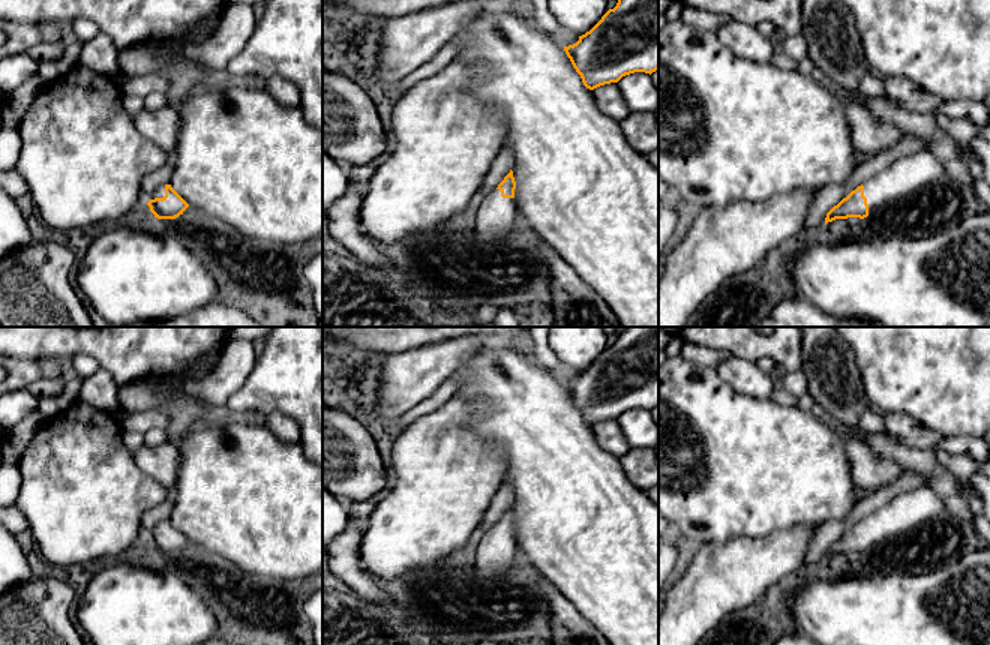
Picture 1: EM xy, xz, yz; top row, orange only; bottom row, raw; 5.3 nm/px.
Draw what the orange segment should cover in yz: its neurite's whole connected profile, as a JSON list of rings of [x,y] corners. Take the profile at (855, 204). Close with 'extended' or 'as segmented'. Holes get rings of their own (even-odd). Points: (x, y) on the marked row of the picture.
[[[927,148],[898,159],[890,168],[868,178],[852,190],[825,218],[825,225],[836,219],[867,218],[884,204],[936,182],[945,174],[944,164]]]; extended

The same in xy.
[[[171,184],[159,186],[147,200],[147,206],[158,219],[176,219],[189,207]]]; extended

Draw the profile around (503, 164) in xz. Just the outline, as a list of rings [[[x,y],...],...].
[[[504,144],[501,152],[495,158],[489,172],[486,174],[478,198],[488,196],[494,189],[496,189],[498,184],[513,168],[513,164],[514,164],[513,152],[508,144]]]

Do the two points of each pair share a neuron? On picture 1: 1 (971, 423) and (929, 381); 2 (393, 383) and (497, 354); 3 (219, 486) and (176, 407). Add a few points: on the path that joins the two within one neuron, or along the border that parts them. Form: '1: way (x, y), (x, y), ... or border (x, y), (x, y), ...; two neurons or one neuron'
1: way (960, 413), (939, 392); one neuron
2: border (489, 345), (483, 345), (471, 353), (456, 368); two neurons
3: border (195, 426), (180, 437); two neurons

